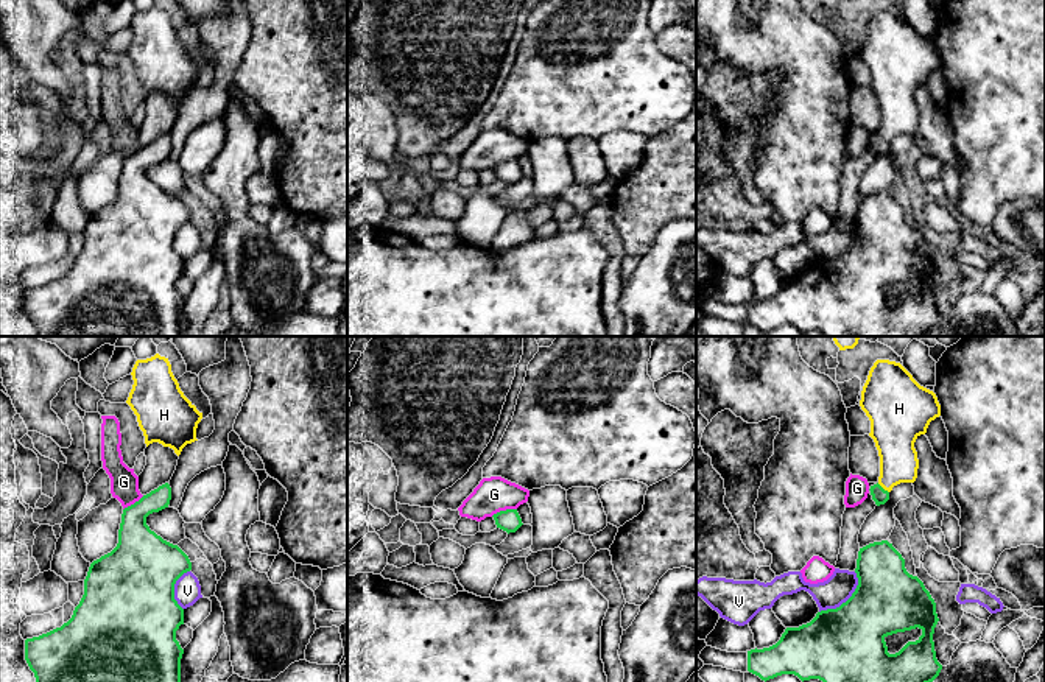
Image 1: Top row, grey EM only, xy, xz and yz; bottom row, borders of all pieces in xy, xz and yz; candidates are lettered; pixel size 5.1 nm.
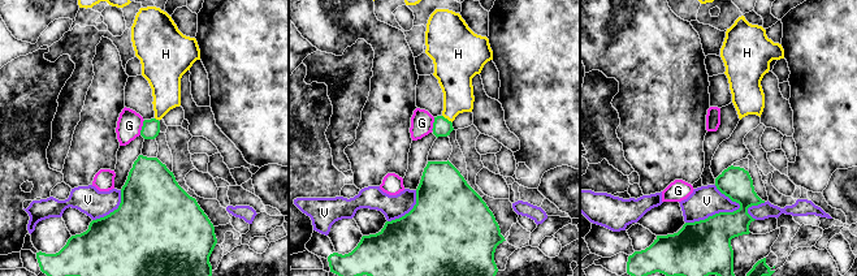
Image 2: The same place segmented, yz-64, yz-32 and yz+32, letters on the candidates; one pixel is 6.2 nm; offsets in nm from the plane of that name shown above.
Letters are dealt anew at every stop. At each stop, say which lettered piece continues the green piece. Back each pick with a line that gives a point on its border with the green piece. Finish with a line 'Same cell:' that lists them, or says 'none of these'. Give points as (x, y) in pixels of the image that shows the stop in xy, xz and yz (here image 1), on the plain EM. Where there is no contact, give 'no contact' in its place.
H: yz (882, 139)
Same cell: H

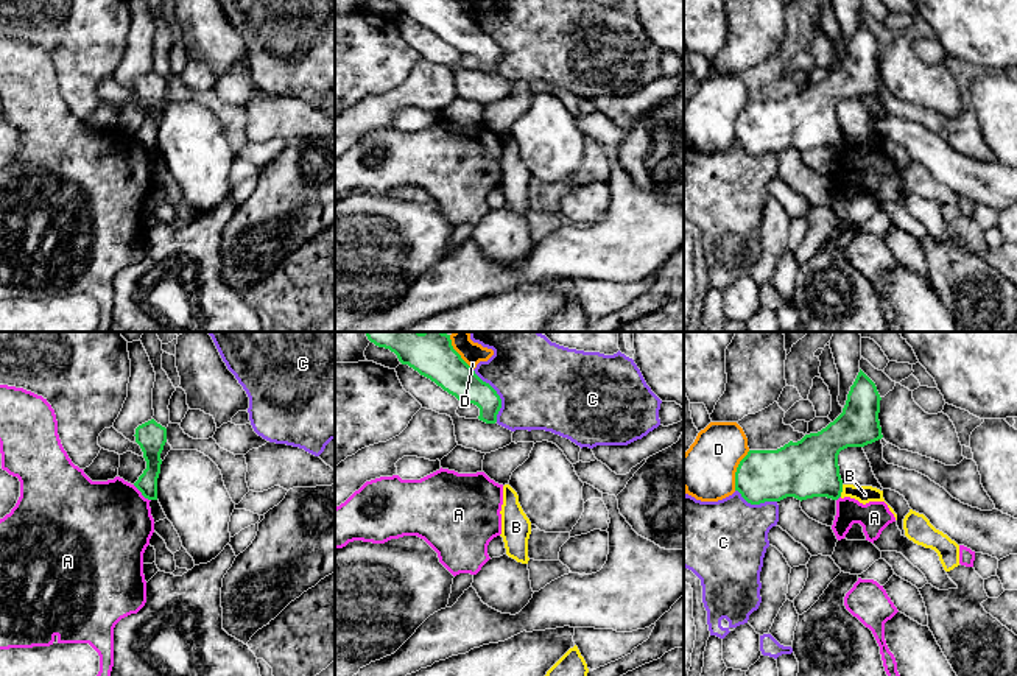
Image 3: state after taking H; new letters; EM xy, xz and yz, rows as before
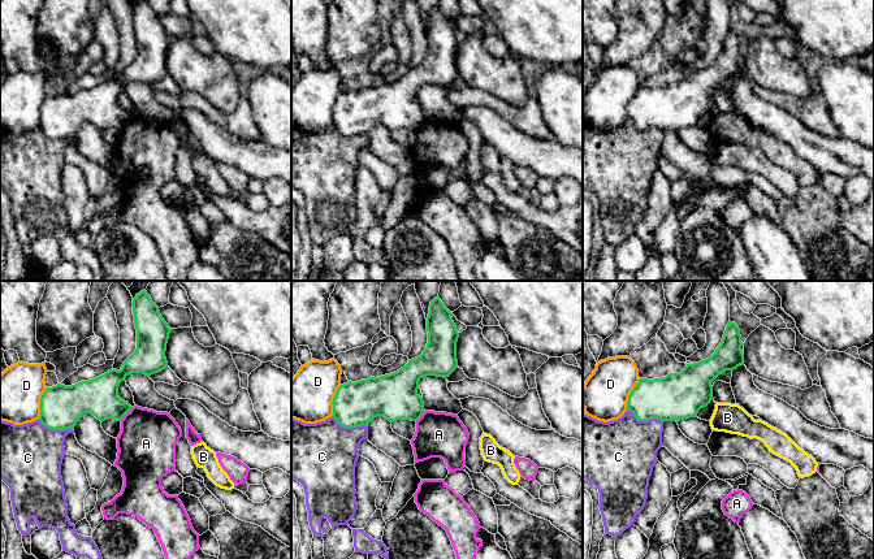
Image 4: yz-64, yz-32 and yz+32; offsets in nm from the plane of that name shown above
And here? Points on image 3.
Same cell: none of these

